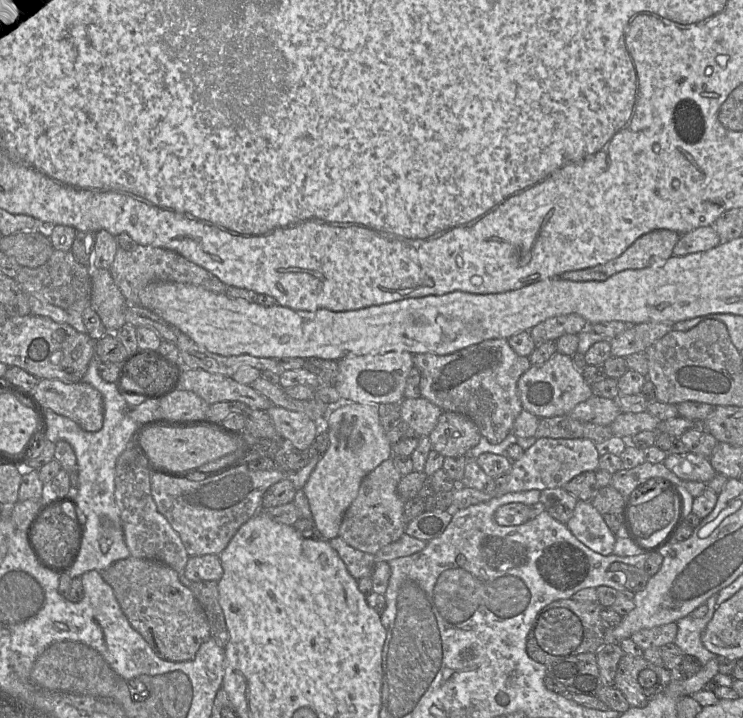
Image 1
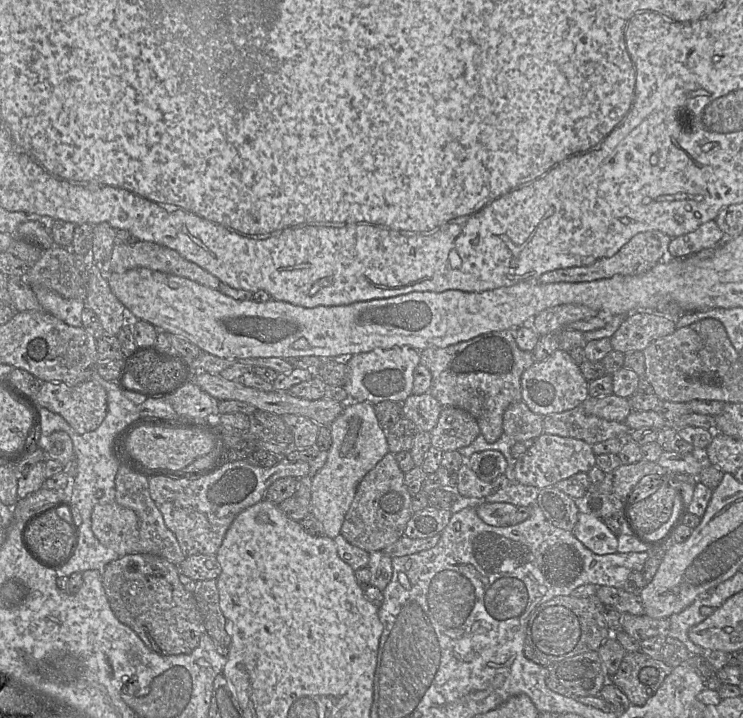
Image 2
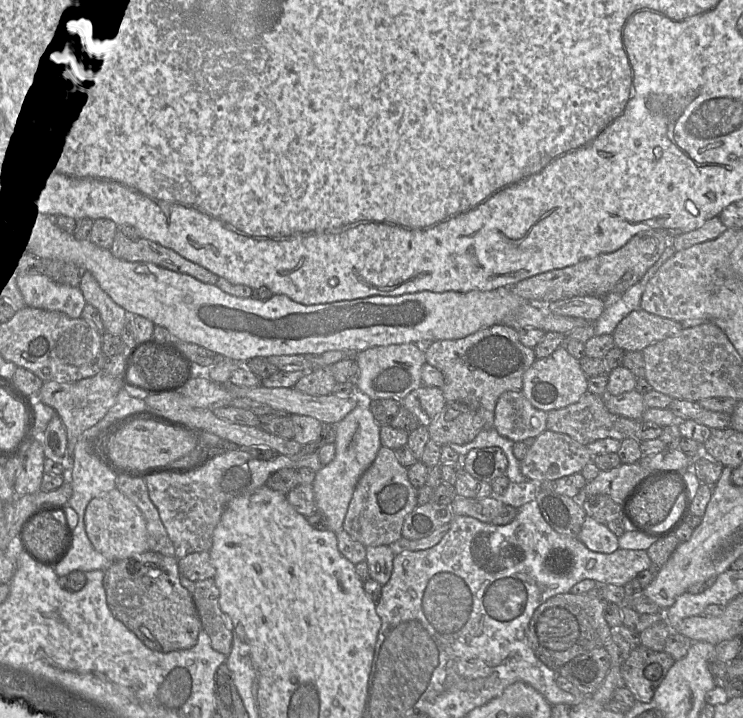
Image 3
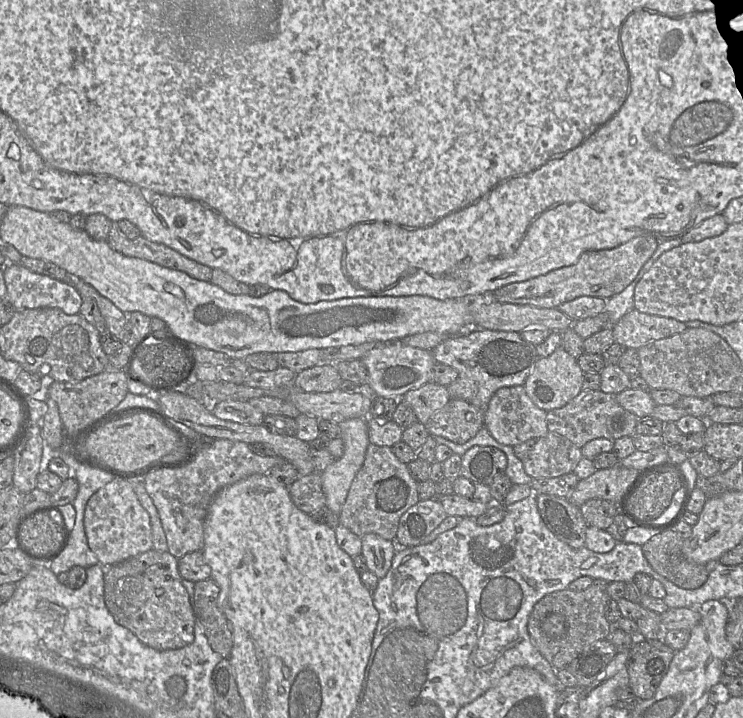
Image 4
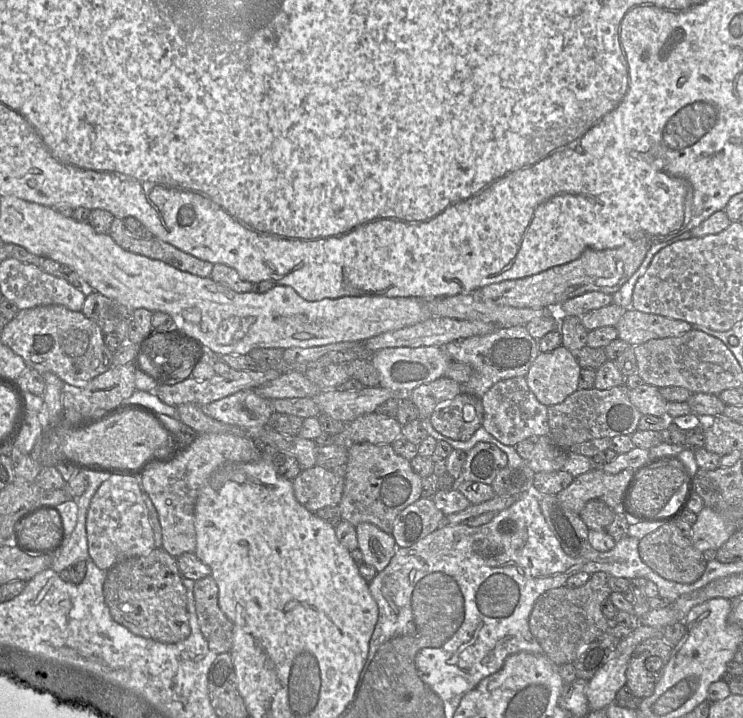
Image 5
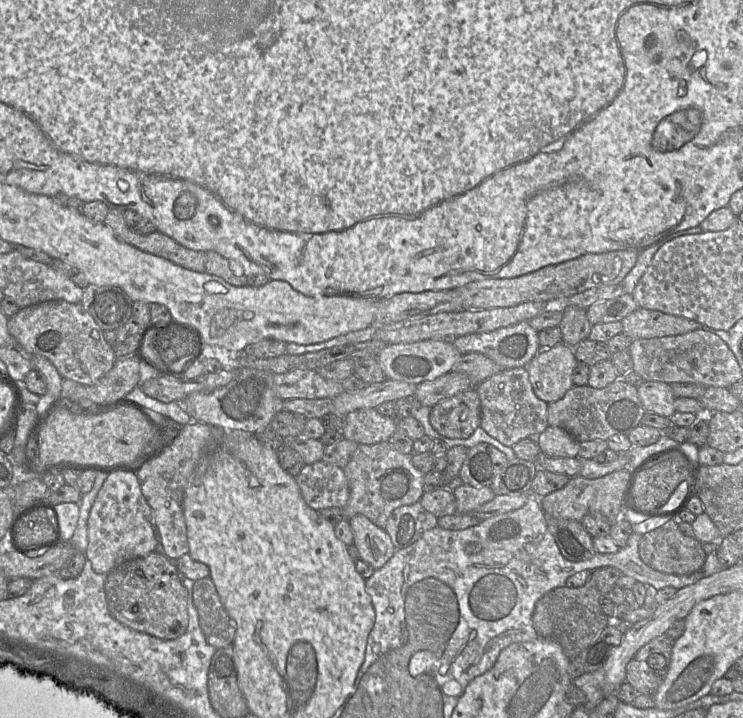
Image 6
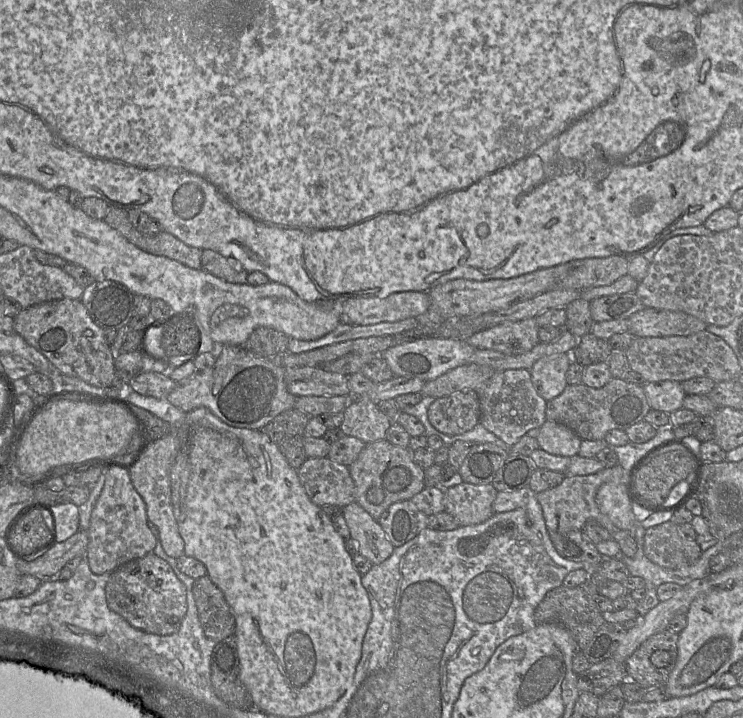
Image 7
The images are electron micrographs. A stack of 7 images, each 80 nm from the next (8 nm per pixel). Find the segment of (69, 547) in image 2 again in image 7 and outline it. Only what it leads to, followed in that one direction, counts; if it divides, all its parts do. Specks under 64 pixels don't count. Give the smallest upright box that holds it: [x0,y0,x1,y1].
[9,509,52,553]

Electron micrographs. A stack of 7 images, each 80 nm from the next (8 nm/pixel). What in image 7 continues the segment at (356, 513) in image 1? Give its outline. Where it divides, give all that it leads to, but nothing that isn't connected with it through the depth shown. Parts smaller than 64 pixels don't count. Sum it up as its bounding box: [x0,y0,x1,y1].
[348,439,426,520]

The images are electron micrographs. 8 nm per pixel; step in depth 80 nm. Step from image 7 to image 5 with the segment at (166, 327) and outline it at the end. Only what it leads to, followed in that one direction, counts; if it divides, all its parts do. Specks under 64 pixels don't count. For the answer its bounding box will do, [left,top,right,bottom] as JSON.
[138,331,203,384]

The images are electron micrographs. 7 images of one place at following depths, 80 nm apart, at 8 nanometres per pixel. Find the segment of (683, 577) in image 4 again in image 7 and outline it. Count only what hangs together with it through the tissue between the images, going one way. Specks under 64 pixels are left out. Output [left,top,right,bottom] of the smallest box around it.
[644,520,702,570]

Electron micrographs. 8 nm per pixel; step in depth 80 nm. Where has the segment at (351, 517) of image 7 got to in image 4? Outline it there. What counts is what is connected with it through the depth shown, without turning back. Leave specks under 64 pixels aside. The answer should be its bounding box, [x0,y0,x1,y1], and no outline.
[361,534,397,579]

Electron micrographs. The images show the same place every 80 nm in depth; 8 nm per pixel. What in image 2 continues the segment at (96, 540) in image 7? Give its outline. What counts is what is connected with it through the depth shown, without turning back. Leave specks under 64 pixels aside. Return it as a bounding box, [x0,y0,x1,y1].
[91,502,140,557]

